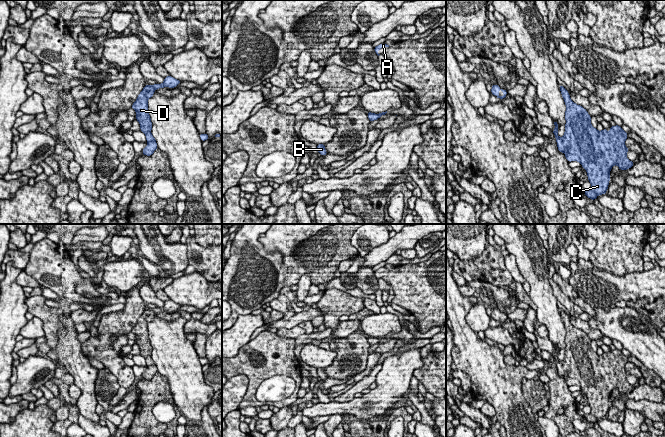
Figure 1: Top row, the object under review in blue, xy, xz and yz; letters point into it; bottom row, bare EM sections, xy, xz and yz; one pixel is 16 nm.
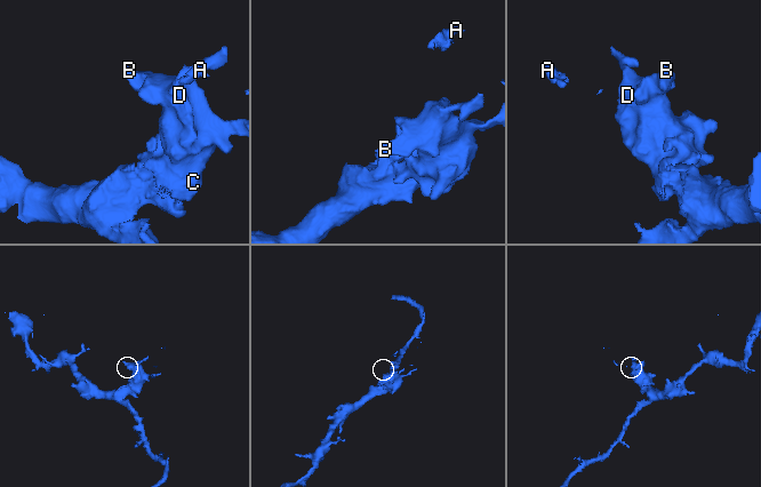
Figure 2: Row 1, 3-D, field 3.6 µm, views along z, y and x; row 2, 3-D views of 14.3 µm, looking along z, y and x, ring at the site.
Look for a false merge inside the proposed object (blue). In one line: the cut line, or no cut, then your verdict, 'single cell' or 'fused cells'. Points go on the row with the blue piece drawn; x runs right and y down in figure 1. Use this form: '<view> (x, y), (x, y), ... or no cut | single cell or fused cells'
xy (151, 86), (155, 89) | fused cells

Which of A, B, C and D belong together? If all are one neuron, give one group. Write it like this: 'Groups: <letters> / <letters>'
Groups: A / B C D

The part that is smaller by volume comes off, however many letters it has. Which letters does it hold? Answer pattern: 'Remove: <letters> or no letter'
Remove: A

